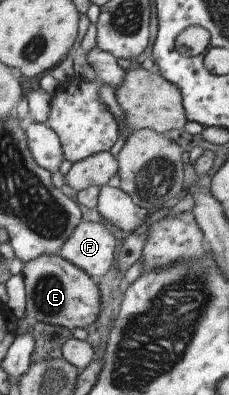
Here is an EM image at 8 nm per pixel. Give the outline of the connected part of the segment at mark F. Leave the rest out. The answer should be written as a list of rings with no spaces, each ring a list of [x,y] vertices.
[[[81,221],[58,248],[58,254],[97,281],[114,263],[118,241],[114,228],[106,222]]]

